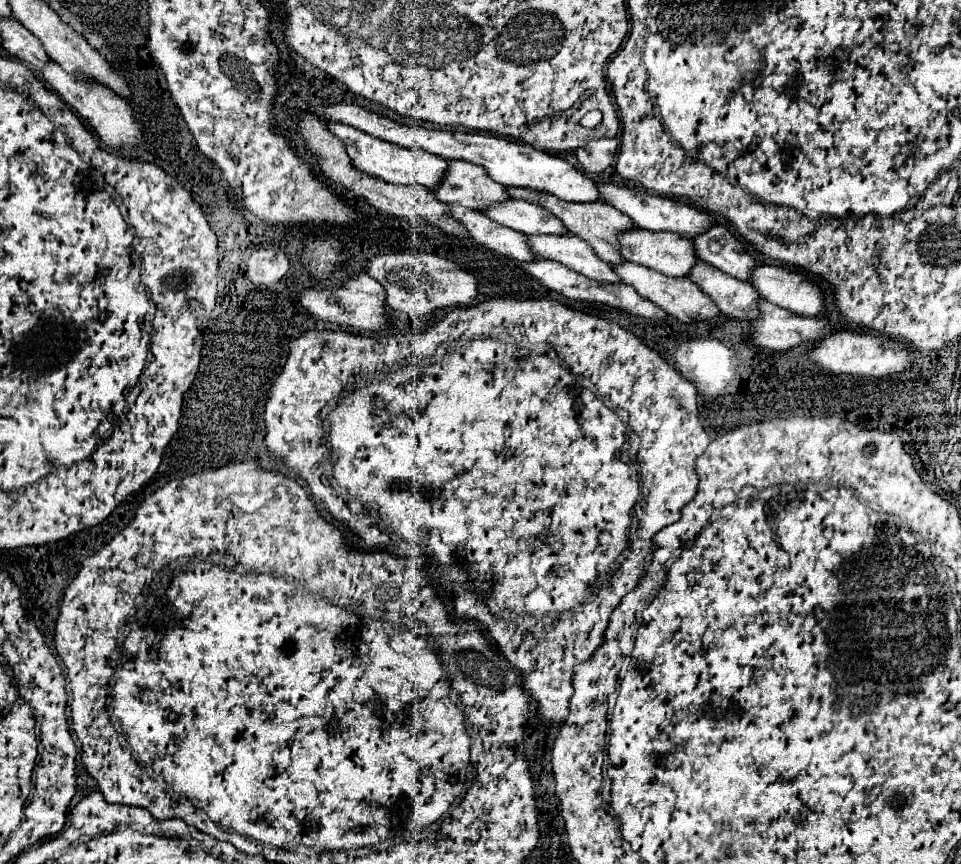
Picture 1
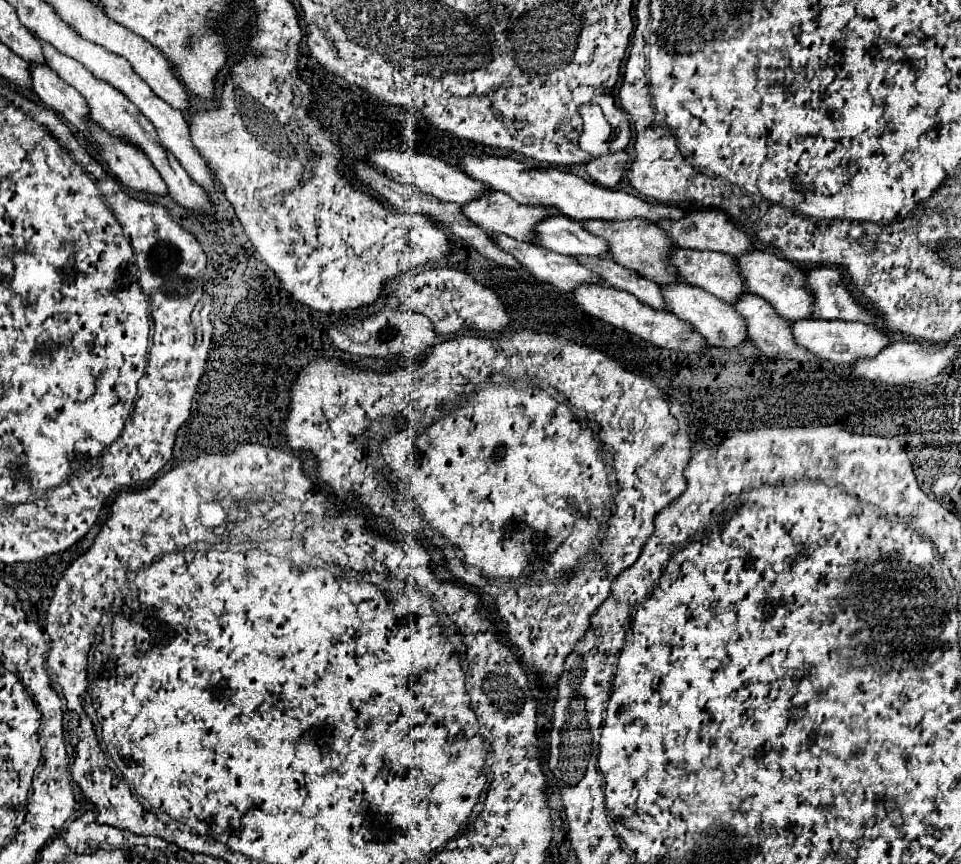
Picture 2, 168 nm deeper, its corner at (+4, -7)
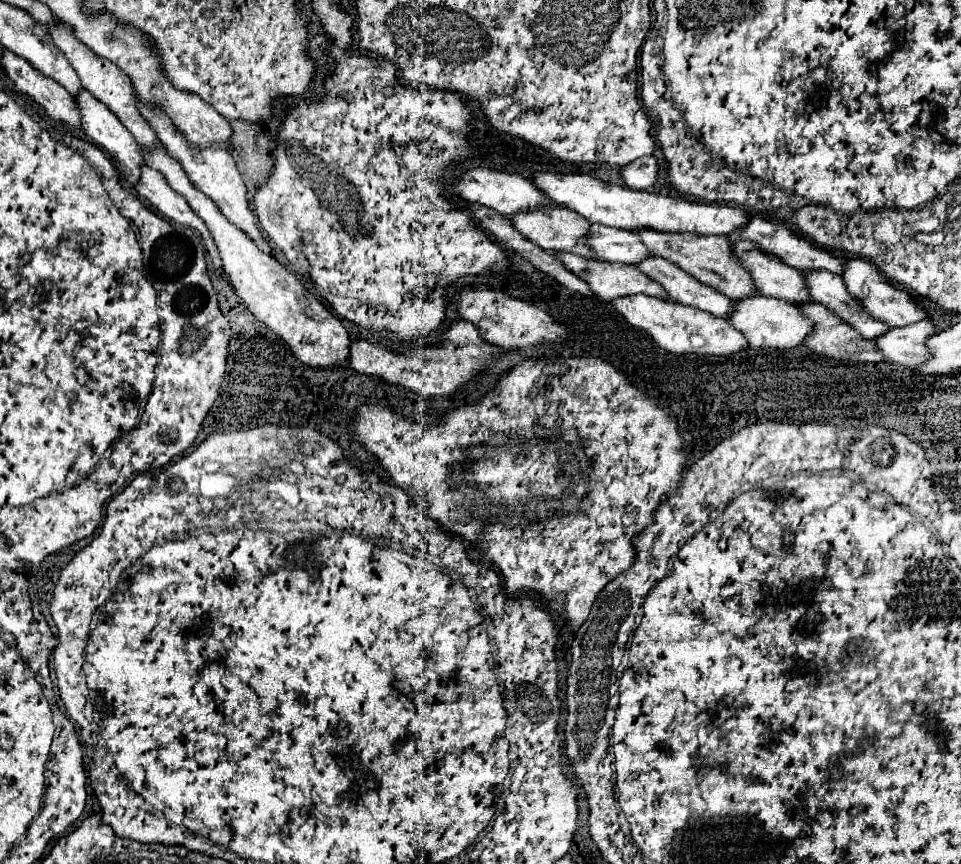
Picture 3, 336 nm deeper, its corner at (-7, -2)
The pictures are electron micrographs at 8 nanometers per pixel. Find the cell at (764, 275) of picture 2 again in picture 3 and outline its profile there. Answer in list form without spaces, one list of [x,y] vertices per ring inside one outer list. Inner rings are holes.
[[[812,270],[804,272],[804,280],[814,302],[820,302],[826,308],[834,310],[864,338],[876,340],[880,338],[880,334],[886,334],[890,330],[888,324],[872,318],[864,310],[864,306],[860,306],[860,302],[856,302],[852,294],[848,294],[848,288],[844,286],[844,280],[838,274],[832,274],[828,270]]]

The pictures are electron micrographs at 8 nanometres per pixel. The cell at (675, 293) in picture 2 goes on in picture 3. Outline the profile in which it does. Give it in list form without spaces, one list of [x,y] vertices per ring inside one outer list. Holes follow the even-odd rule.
[[[768,296],[738,300],[738,306],[734,314],[728,318],[728,322],[748,338],[750,348],[780,348],[780,350],[796,348],[804,342],[806,334],[812,332],[812,320],[804,318],[804,314],[796,310],[796,306]]]

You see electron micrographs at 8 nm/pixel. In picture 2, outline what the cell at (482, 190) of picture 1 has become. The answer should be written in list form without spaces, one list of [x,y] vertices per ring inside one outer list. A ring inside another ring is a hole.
[[[489,191],[489,195],[465,203],[461,209],[465,211],[465,217],[483,231],[503,233],[517,241],[531,241],[535,223],[549,217],[543,207],[521,205],[501,191]]]

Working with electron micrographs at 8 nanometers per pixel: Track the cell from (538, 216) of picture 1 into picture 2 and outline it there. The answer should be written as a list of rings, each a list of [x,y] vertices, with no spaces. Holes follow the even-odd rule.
[[[563,215],[543,219],[541,223],[537,223],[535,231],[537,235],[533,237],[533,243],[555,253],[593,257],[603,257],[609,253],[609,247],[603,239],[591,235],[583,229],[581,223],[569,221]]]

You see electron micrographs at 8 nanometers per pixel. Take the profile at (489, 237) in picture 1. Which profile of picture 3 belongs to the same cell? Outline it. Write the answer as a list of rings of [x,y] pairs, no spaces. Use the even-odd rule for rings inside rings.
[[[556,254],[564,266],[574,272],[578,278],[582,278],[584,282],[590,284],[592,292],[600,298],[600,300],[614,300],[614,298],[622,298],[622,296],[632,296],[632,294],[648,294],[654,298],[662,298],[662,300],[670,300],[668,294],[664,294],[664,288],[658,286],[658,282],[652,282],[652,278],[648,278],[646,274],[640,274],[640,270],[636,270],[636,266],[632,264],[612,264],[612,262],[598,262],[598,260],[588,260],[588,258],[580,258],[576,254]]]

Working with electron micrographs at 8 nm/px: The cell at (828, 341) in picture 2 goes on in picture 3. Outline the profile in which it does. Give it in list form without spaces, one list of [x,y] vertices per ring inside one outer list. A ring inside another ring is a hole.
[[[922,320],[904,328],[892,328],[888,334],[880,336],[874,342],[888,358],[888,362],[902,364],[914,370],[922,366],[926,360],[930,360],[930,350],[926,346],[926,340],[936,332],[938,328],[934,322]]]

